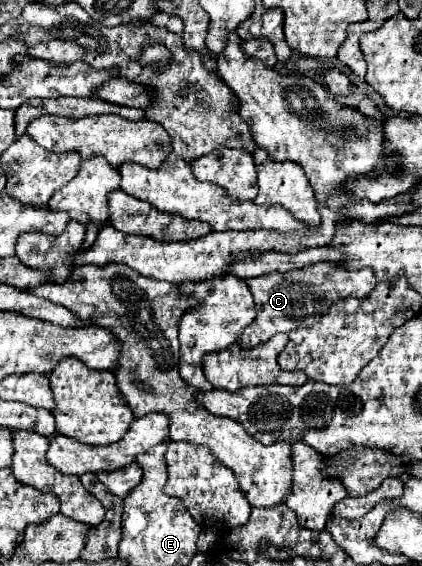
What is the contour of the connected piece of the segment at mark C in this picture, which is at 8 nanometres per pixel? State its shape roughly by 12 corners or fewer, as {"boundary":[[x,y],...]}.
{"boundary":[[313,264],[247,278],[257,316],[241,348],[315,324],[375,288],[371,268]]}

